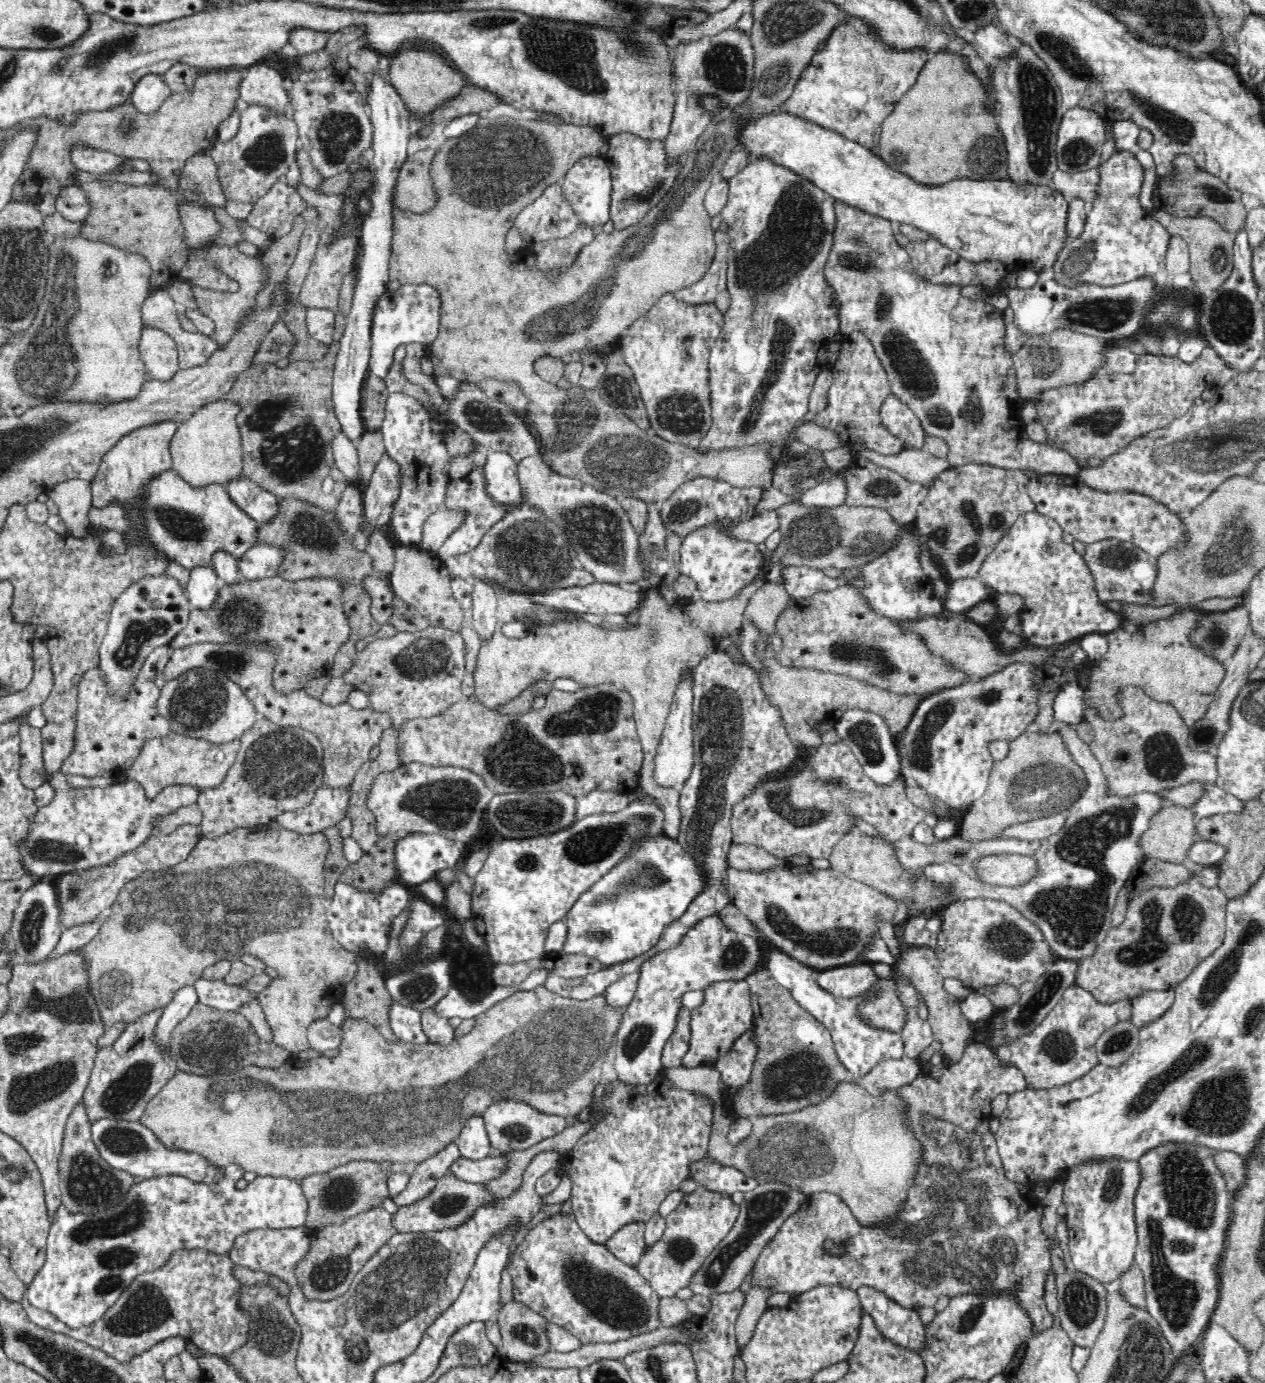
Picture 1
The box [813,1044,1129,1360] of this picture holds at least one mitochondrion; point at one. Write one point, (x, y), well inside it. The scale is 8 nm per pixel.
(993, 1256)

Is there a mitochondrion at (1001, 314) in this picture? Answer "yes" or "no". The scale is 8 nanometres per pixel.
no

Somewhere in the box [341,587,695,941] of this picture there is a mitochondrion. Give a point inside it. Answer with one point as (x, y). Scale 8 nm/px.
(519, 756)

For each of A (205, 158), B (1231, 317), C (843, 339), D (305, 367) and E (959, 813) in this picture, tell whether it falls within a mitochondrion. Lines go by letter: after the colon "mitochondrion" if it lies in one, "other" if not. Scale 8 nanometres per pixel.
A: other
B: mitochondrion
C: other
D: other
E: other

